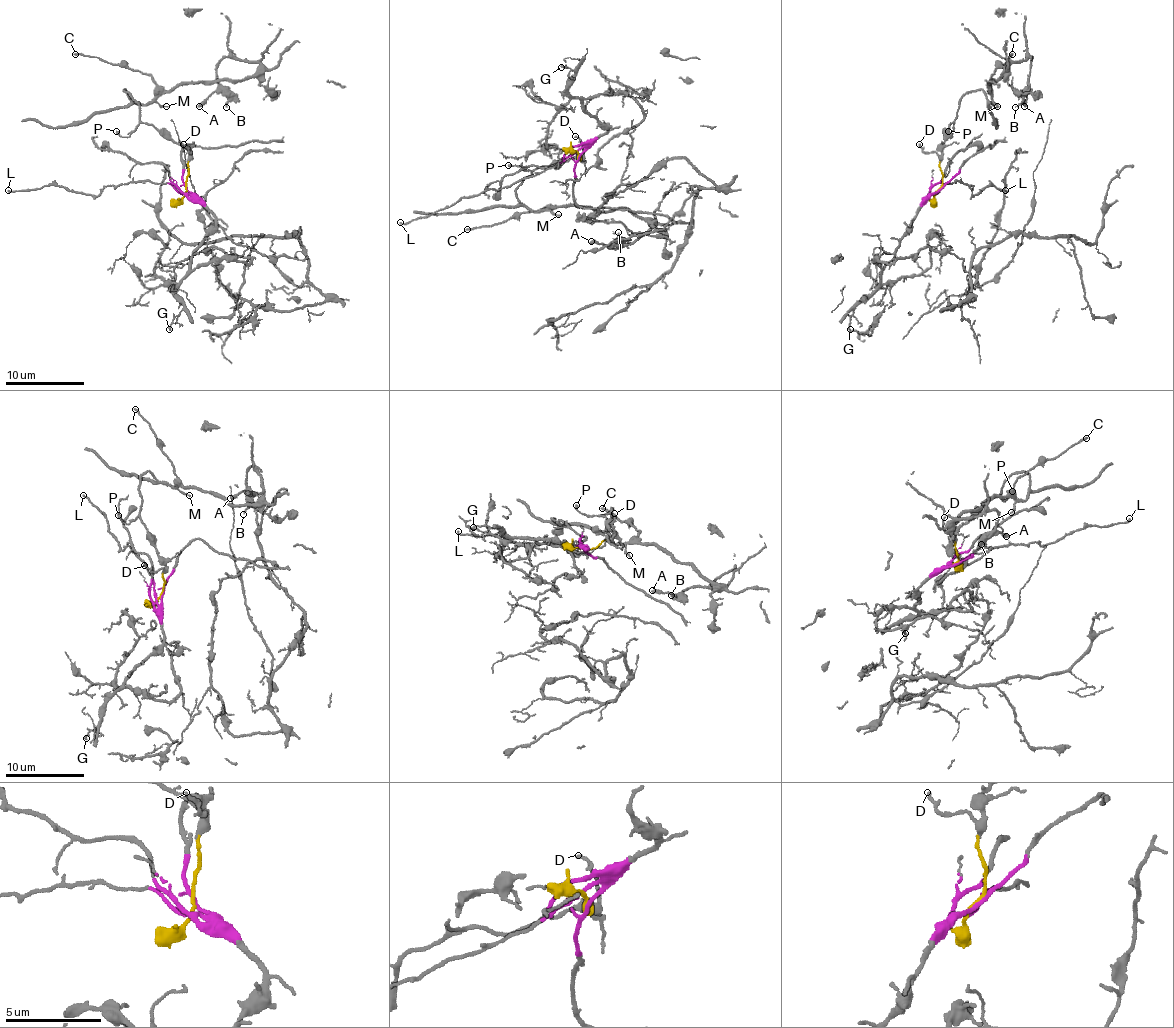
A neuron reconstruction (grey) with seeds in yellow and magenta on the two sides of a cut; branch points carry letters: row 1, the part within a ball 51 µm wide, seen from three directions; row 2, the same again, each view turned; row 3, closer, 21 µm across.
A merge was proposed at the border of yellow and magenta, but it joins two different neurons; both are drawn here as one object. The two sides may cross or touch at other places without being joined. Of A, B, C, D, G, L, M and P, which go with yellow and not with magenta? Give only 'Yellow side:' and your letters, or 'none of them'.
Yellow side: A, B, C, D, M, P

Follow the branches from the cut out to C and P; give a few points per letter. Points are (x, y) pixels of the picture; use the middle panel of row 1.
C: (579, 156), (579, 160), (580, 156), (535, 168), (515, 191), (525, 207), (537, 211), (547, 207), (466, 229)
P: (579, 156), (579, 160), (580, 156), (523, 170), (519, 166), (508, 166)

